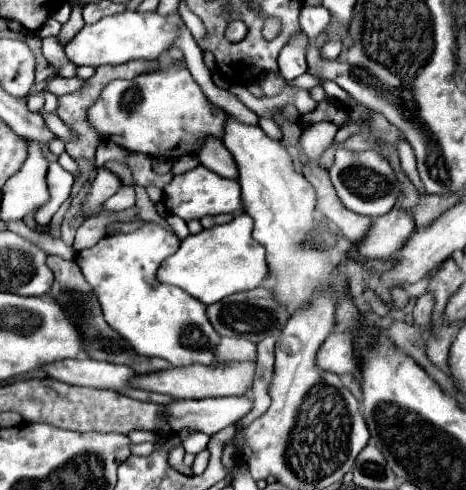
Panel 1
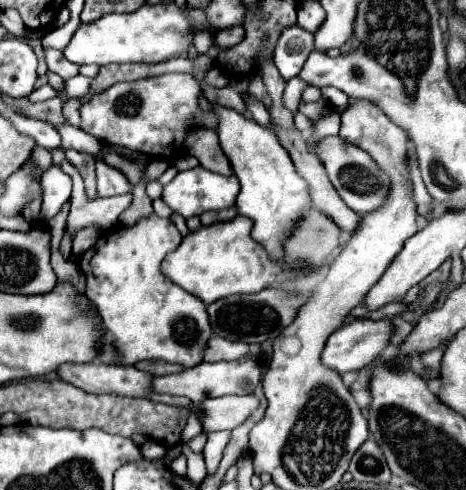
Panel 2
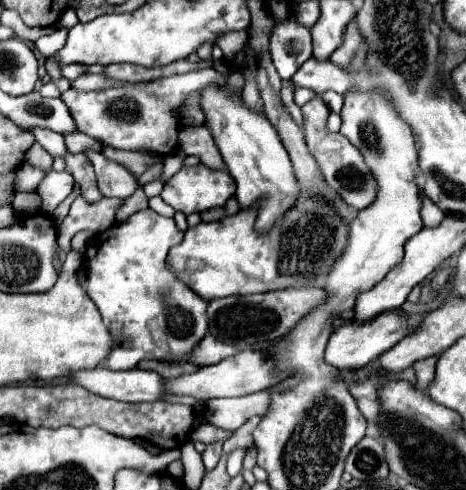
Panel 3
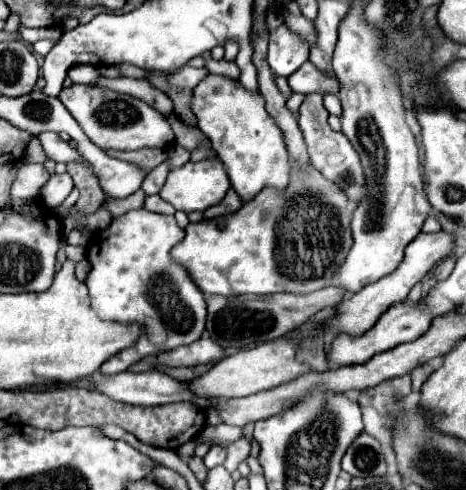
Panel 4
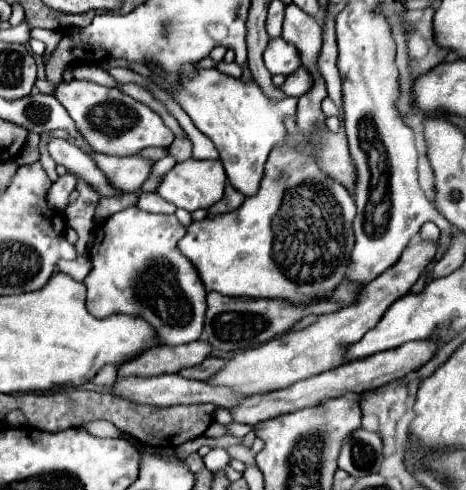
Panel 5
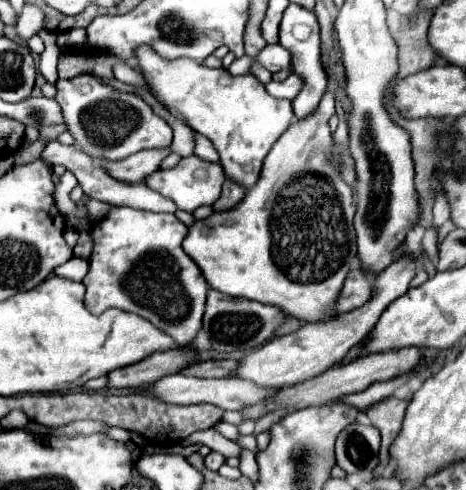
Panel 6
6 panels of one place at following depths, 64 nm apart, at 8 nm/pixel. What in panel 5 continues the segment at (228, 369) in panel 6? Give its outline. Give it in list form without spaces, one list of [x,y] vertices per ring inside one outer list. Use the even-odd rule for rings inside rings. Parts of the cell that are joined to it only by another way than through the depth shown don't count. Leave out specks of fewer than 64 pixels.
[[[206,358],[202,364],[192,366],[192,368],[184,368],[180,372],[180,376],[184,378],[192,378],[192,380],[208,380],[212,378],[220,368],[226,366],[226,360],[222,358]]]

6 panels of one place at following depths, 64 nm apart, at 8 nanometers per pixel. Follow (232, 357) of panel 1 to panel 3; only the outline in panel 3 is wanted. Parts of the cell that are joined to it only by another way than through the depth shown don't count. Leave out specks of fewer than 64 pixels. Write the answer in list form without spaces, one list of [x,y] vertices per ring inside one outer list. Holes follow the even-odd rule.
[[[204,336],[204,340],[186,356],[186,362],[192,362],[196,366],[208,366],[208,364],[216,364],[228,356],[234,356],[238,350],[230,344],[224,344],[220,340],[216,340],[214,336]]]

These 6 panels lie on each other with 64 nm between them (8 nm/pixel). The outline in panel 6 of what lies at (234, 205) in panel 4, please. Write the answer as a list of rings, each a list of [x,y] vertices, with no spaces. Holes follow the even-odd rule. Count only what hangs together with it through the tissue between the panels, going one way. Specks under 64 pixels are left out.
[[[226,180],[224,182],[224,188],[222,188],[222,194],[220,198],[212,204],[214,210],[226,210],[226,208],[232,208],[238,200],[242,200],[242,196],[246,194],[246,188],[234,180]]]

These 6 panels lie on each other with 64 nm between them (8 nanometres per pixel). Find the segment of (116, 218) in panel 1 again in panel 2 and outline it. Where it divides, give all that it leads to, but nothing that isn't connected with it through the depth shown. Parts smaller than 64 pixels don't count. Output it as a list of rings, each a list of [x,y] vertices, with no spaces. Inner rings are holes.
[[[86,226],[86,228],[82,228],[82,230],[74,236],[74,240],[72,240],[72,252],[74,252],[76,256],[84,254],[84,252],[98,240],[100,233],[100,229],[96,228],[96,226]]]

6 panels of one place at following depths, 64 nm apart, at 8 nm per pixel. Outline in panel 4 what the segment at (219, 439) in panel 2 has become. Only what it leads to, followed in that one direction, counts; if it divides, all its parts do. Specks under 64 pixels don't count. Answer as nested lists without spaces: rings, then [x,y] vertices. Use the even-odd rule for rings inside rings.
[[[212,446],[208,456],[205,456],[205,465],[208,465],[208,468],[216,468],[216,466],[222,466],[226,460],[226,448],[222,446]]]

